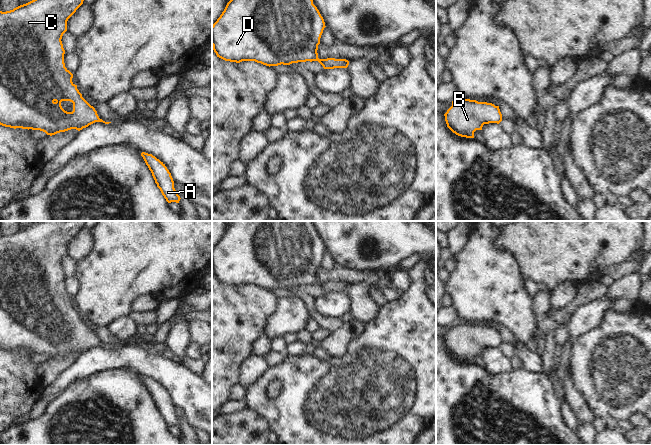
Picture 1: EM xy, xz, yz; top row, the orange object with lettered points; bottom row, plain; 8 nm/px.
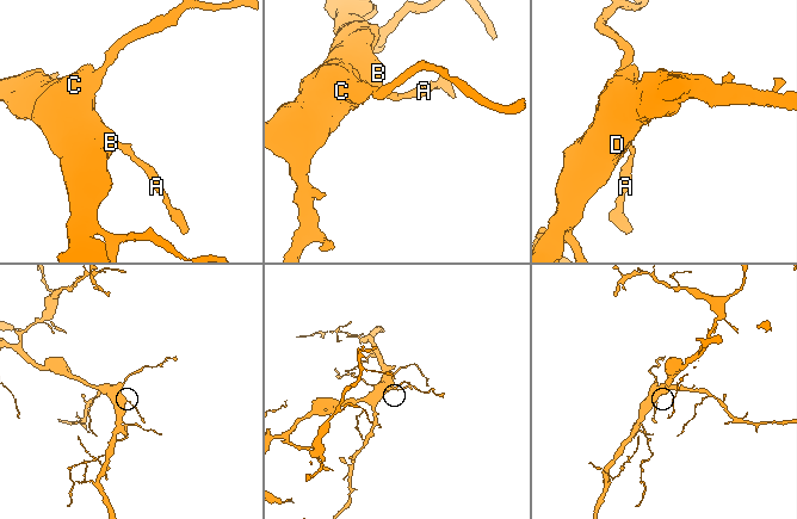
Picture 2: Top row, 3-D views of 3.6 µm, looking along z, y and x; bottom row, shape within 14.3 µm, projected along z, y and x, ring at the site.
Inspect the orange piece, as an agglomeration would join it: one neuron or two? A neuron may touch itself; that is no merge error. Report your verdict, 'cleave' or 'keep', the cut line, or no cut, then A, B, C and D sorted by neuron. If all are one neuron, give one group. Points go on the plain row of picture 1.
keep; no cut; A B C D

